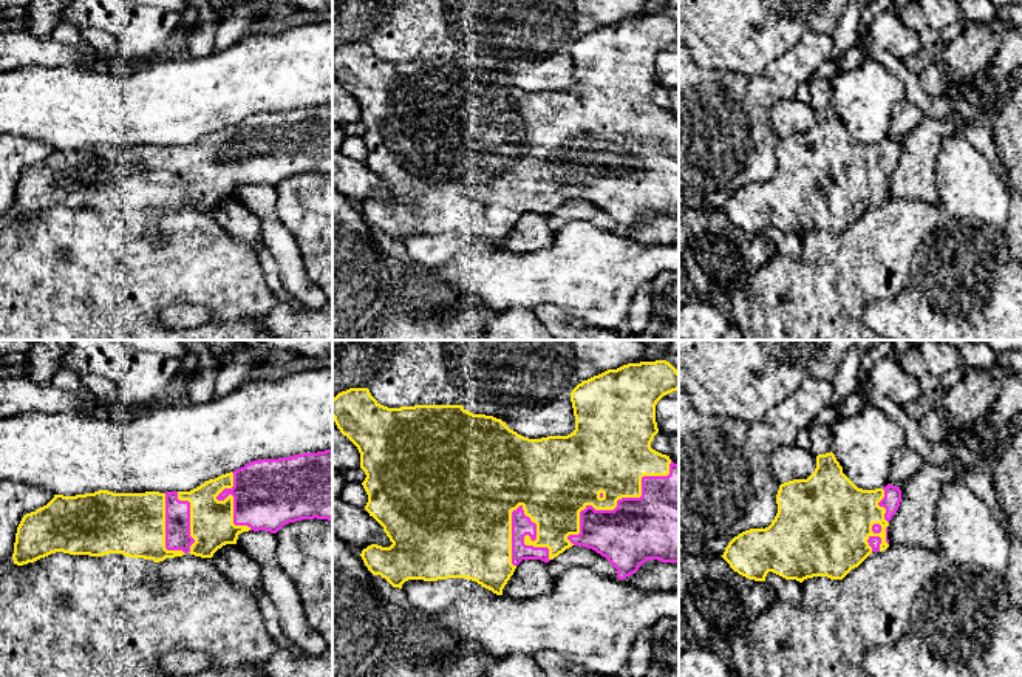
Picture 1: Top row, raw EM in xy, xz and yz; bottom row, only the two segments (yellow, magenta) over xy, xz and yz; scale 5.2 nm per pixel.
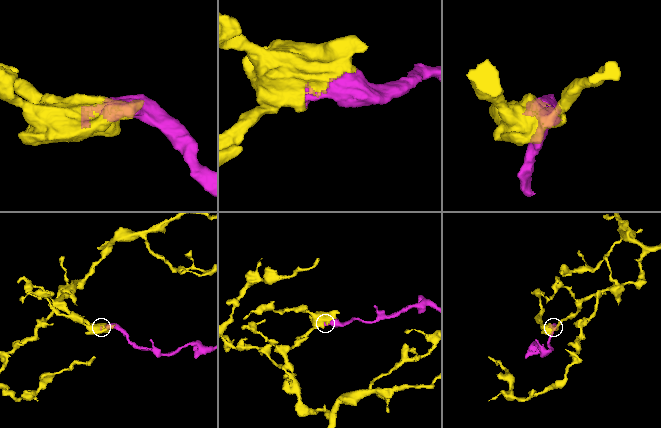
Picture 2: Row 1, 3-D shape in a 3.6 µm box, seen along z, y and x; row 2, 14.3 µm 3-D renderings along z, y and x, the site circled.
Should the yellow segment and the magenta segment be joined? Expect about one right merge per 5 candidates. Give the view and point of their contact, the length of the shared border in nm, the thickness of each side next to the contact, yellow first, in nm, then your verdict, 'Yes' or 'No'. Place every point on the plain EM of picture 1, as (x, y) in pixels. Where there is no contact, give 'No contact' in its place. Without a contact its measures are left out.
Touches yellow at xz (620, 152). Shared border 700 nm. Thickness 440 nm (yellow) against 360 nm. Yes

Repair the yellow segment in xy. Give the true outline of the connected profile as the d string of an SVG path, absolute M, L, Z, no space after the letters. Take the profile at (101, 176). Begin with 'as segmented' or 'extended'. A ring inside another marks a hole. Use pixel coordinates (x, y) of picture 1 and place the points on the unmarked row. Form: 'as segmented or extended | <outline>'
extended | M332 104L252 114L190 145L54 148L46 159L22 172L12 213L23 219L56 206L122 207L155 216L186 207L212 212L223 199L237 198L243 185L277 187L289 176L314 172L332 175Z

